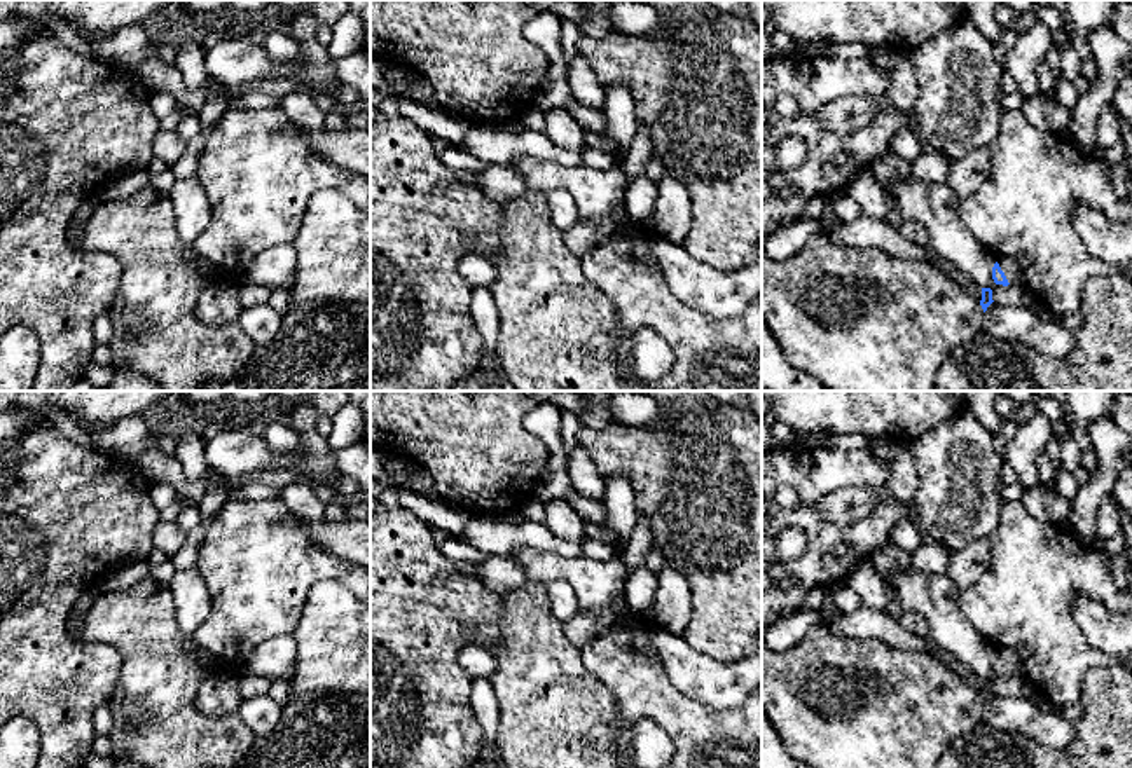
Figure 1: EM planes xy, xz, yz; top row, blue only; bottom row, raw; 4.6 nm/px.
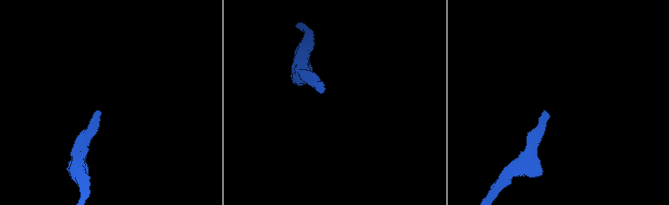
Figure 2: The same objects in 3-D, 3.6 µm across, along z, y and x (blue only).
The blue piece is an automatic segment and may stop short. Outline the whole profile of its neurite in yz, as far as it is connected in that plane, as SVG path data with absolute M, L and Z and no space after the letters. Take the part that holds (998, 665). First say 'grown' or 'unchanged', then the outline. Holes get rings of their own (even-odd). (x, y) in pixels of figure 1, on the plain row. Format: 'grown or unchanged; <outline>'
grown; M1010 648L997 649L997 653L992 658L992 670L996 675L1003 677L1018 675L1022 674L1022 660Z

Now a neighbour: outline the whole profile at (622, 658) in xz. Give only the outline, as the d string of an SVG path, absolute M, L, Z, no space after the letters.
M515 548L508 559L526 569L529 581L545 585L552 579L568 581L575 588L582 611L610 614L603 634L582 648L582 660L587 670L613 693L624 731L639 719L650 719L671 737L674 754L664 768L762 768L762 686L742 705L723 710L681 695L652 646L650 634L657 628L655 623L638 616L625 602L627 571L618 548L606 560L568 559L531 548Z

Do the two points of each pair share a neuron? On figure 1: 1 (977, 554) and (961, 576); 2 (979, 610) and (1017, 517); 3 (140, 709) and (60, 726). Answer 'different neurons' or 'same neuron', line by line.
1: same neuron
2: same neuron
3: different neurons

